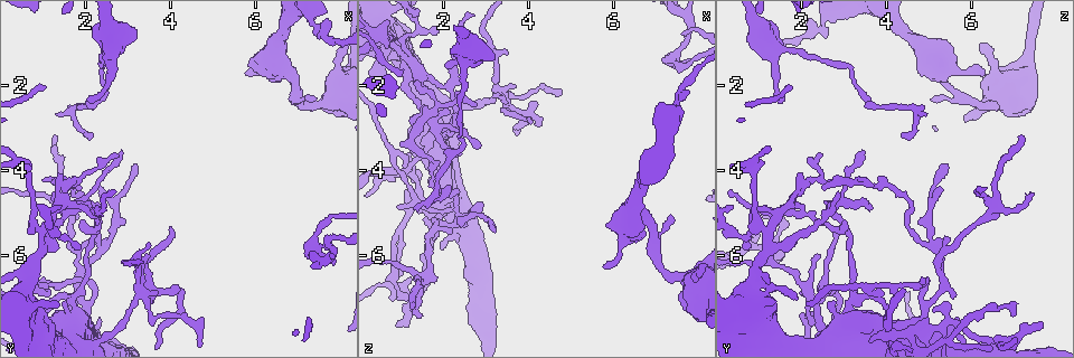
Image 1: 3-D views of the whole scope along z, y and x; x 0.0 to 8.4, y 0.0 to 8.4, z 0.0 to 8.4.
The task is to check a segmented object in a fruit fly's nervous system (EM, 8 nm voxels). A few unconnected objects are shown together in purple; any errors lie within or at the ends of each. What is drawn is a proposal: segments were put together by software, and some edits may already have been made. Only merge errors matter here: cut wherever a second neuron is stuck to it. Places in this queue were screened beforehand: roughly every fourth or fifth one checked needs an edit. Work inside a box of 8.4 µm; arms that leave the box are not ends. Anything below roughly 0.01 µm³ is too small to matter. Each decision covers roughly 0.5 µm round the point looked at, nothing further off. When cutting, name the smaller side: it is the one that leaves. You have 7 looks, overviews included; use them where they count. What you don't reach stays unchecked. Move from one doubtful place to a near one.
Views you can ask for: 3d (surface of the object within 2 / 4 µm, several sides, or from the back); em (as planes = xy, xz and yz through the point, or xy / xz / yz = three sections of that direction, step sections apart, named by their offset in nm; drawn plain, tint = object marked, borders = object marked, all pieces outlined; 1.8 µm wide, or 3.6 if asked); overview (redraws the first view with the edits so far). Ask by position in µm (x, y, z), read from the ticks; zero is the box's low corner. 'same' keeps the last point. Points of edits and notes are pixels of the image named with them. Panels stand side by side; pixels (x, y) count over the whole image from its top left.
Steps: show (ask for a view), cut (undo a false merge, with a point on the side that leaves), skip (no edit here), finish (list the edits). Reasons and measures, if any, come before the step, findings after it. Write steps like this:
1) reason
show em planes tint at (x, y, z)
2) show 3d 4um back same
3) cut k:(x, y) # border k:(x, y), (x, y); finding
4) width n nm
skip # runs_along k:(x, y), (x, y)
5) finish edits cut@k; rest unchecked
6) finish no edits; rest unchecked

sharp bend
show em planes tint at (3.25, 7.00, 2.20)

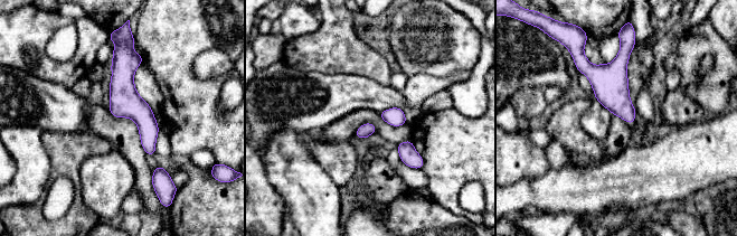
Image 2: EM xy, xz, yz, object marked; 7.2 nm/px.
skip # one neuron here

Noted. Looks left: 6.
show em 3.6um planes tint at (0.65, 7.75, 0.70)

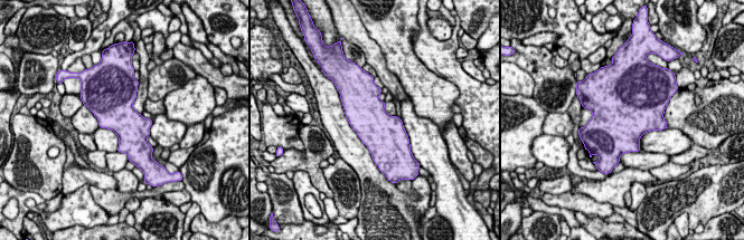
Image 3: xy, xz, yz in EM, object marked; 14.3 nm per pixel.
skip # all the same neuron

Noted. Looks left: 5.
branch point
show 3d 2um at (1.45, 4.75, 1.75)

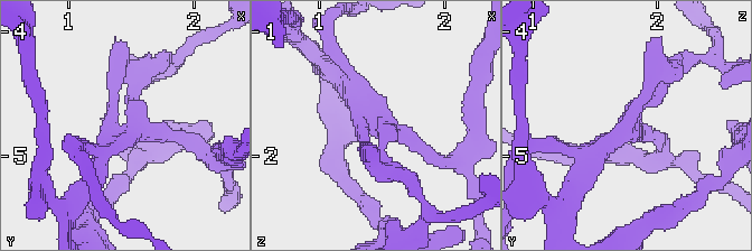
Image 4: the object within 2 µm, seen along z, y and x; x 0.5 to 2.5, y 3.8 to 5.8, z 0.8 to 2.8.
arms 3; need the tissue
show em yz step 8 tint at (1.42, 4.78, 1.76)

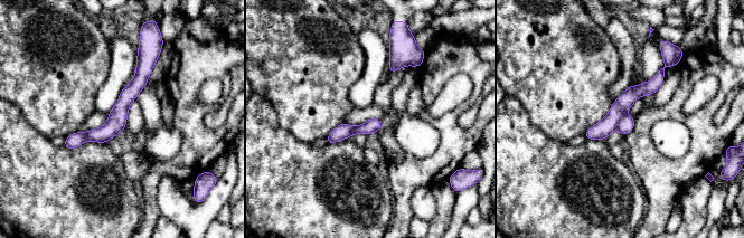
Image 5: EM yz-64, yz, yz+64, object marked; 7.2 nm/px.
show em planes tint same

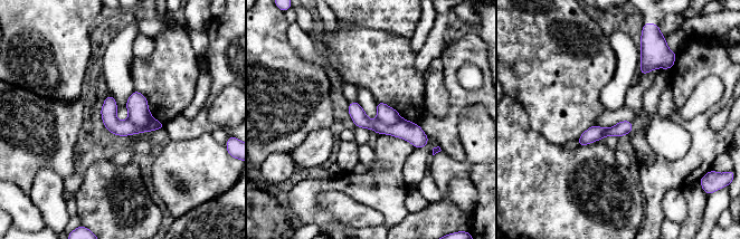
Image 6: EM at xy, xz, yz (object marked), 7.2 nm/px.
width 110 nm
cut 6:(139, 114) # two neurons meet here

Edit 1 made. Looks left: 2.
finish edits cut@6; rest unchecked

